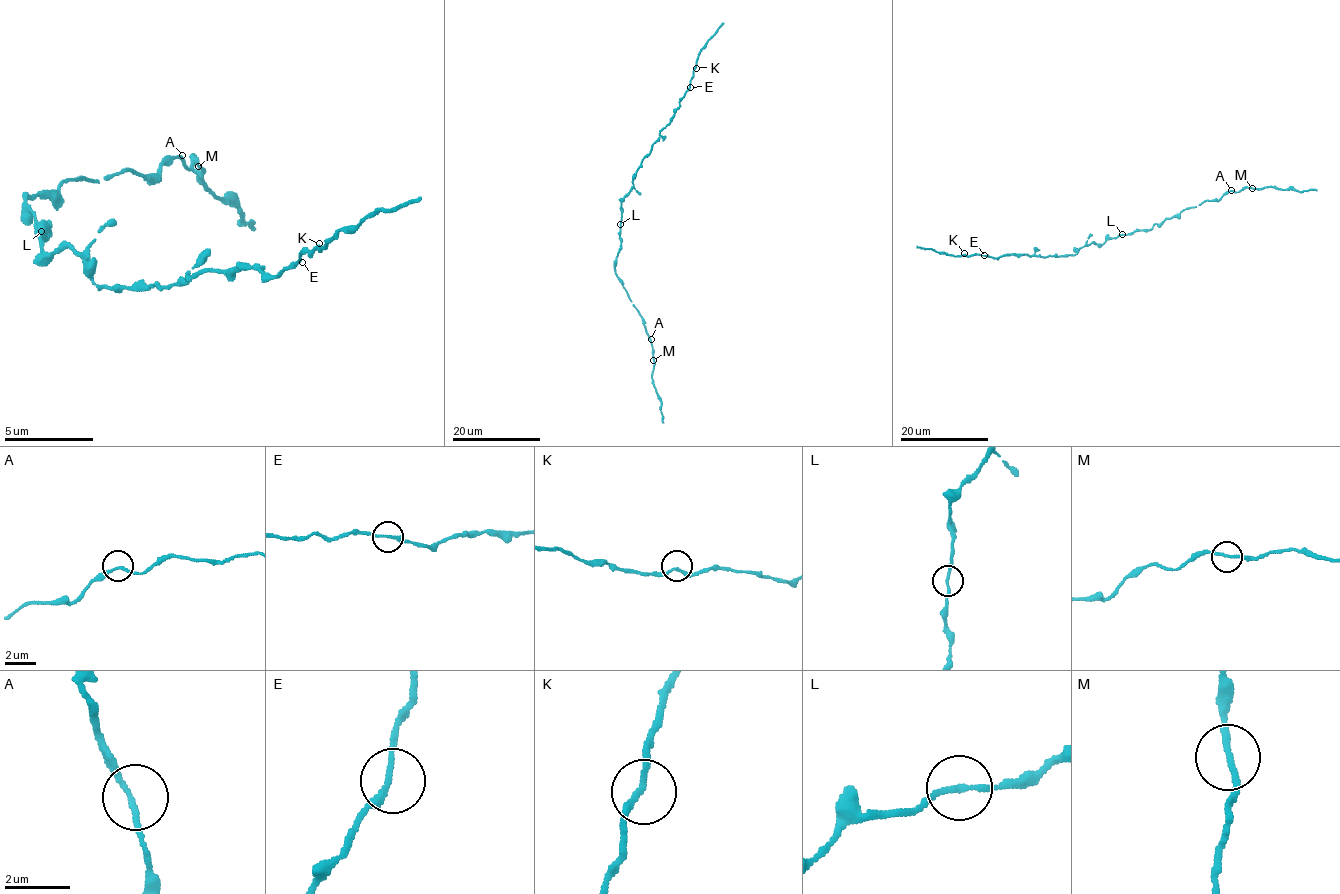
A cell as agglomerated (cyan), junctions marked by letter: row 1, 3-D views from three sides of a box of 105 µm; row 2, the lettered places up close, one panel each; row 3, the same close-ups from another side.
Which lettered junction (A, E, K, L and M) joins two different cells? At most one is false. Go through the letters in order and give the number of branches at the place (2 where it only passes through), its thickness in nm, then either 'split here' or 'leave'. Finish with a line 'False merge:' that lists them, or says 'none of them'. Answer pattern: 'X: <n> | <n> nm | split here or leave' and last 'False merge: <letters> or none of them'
A: 2 | 160 nm | leave
E: 2 | 180 nm | leave
K: 2 | 180 nm | leave
L: 2 | 170 nm | leave
M: 2 | 180 nm | split here
False merge: M

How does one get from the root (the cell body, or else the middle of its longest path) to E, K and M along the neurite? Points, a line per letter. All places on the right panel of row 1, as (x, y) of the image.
E: (1113, 238), (1107, 238), (1102, 244), (1086, 244), (1076, 253), (1065, 256), (984, 255)
K: (1113, 238), (1107, 238), (1102, 244), (1086, 244), (1076, 253), (1065, 256), (1009, 253), (996, 258), (964, 253)
M: (1113, 238), (1135, 231), (1148, 231), (1185, 209), (1204, 201), (1219, 200), (1229, 191), (1252, 188)

